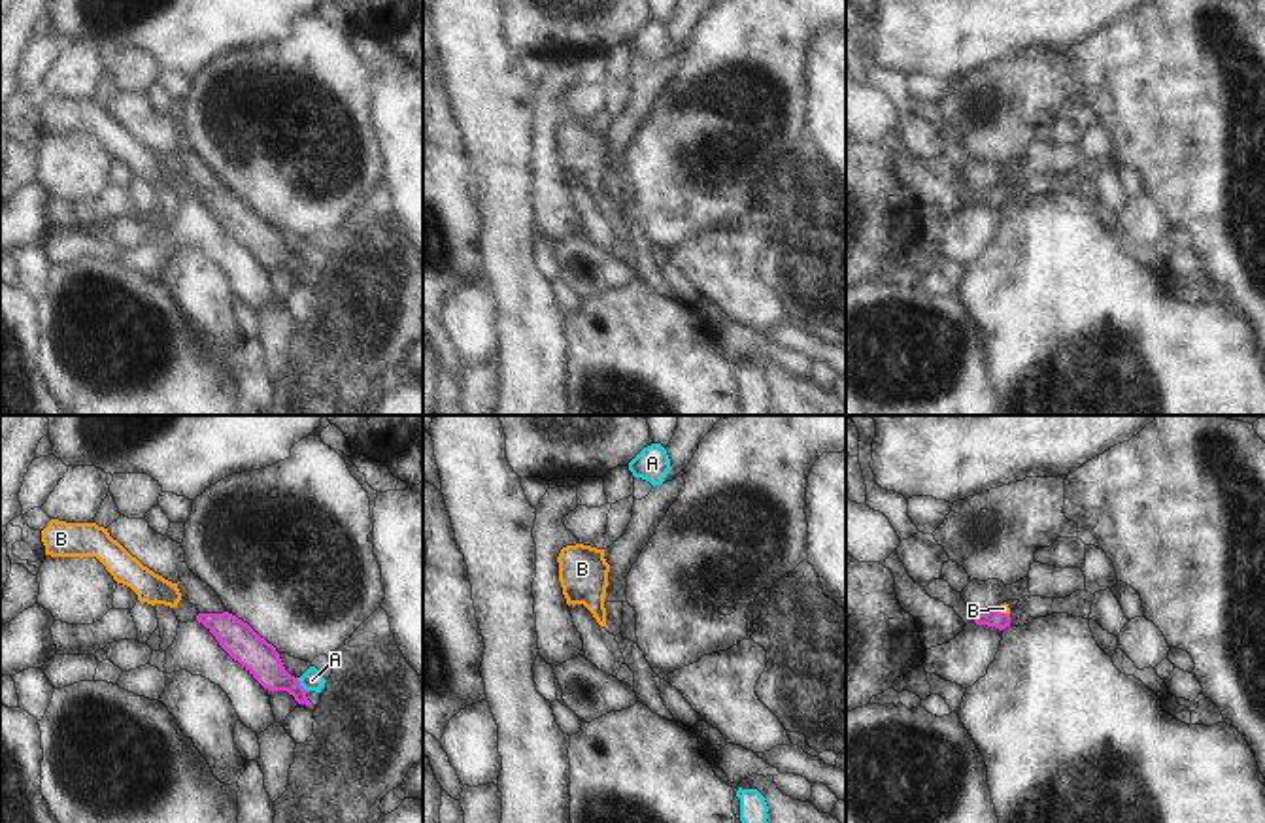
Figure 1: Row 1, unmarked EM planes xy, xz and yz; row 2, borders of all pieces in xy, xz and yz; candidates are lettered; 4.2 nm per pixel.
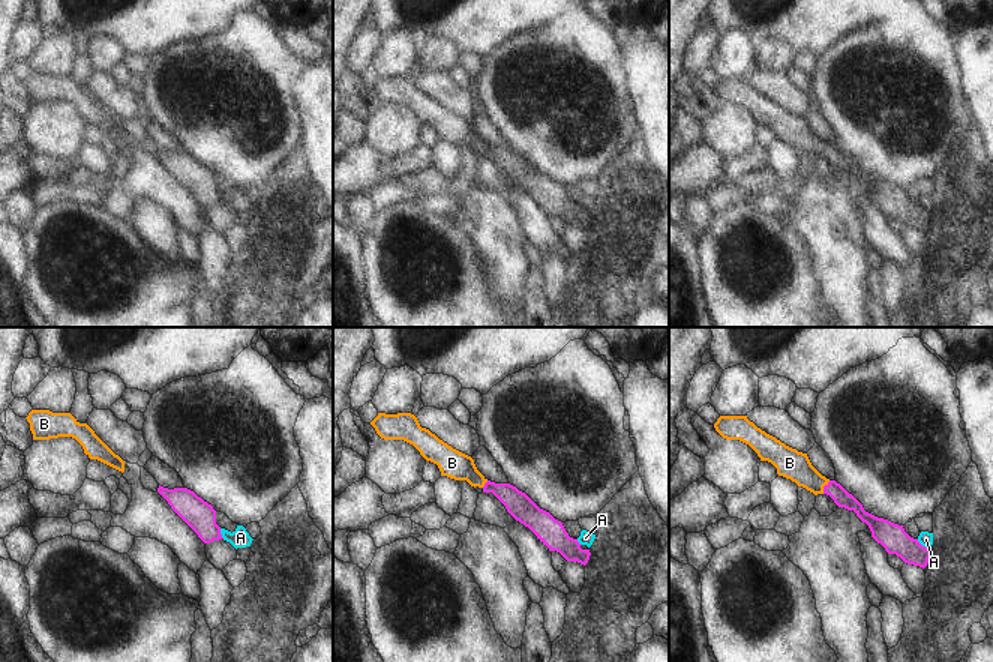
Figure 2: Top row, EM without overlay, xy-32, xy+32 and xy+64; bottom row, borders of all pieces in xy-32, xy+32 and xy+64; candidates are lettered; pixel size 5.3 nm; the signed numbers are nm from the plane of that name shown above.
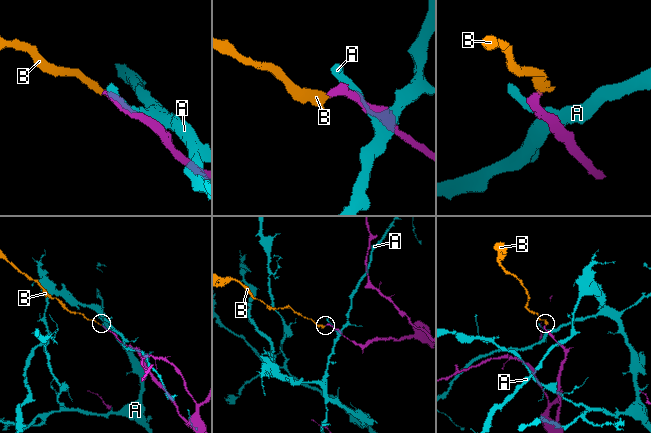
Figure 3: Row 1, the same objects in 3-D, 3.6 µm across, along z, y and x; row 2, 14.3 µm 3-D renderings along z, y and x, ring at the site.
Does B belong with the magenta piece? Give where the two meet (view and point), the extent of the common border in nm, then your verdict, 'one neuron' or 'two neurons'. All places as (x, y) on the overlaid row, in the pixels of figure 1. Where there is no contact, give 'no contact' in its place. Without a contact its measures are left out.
meets magenta in yz at (1003, 614); contact 60 nm long; one neuron

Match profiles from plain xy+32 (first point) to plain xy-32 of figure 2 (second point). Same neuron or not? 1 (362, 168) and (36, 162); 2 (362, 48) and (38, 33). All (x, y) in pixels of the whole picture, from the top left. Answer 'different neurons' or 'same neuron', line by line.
1: different neurons
2: same neuron

